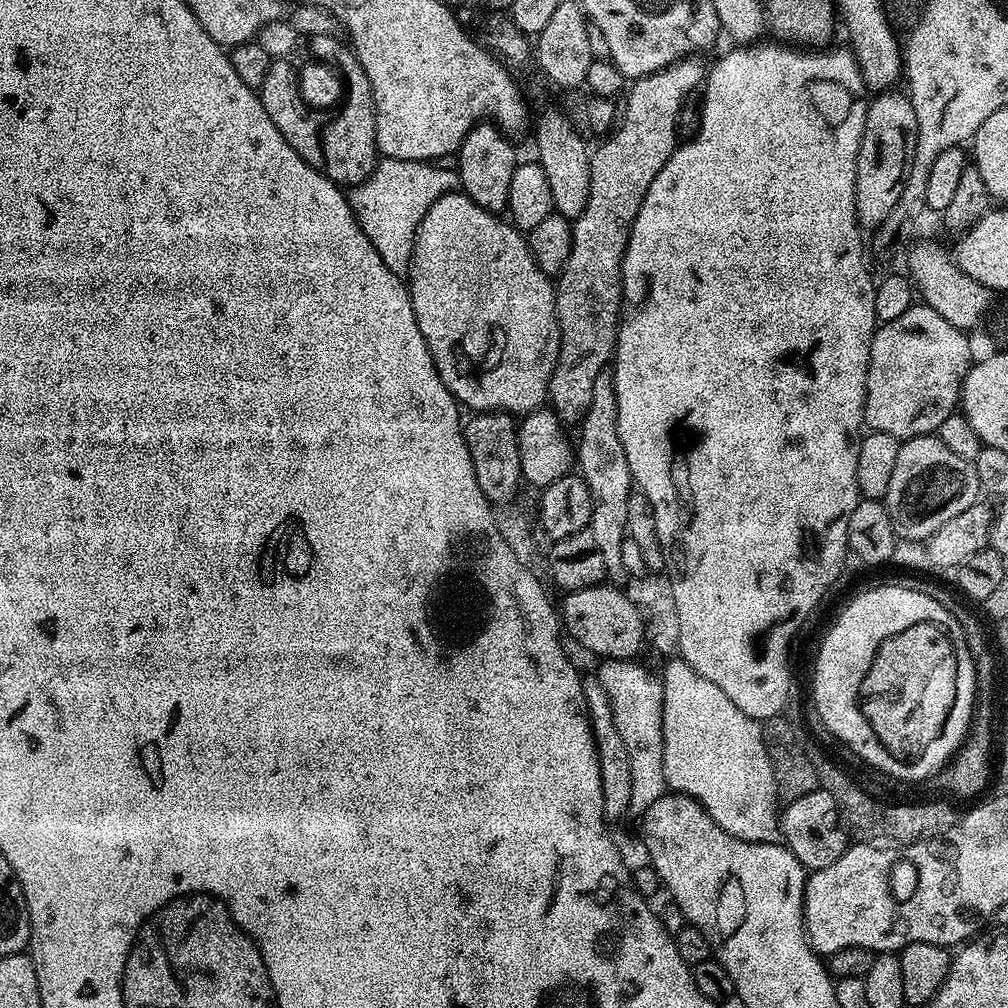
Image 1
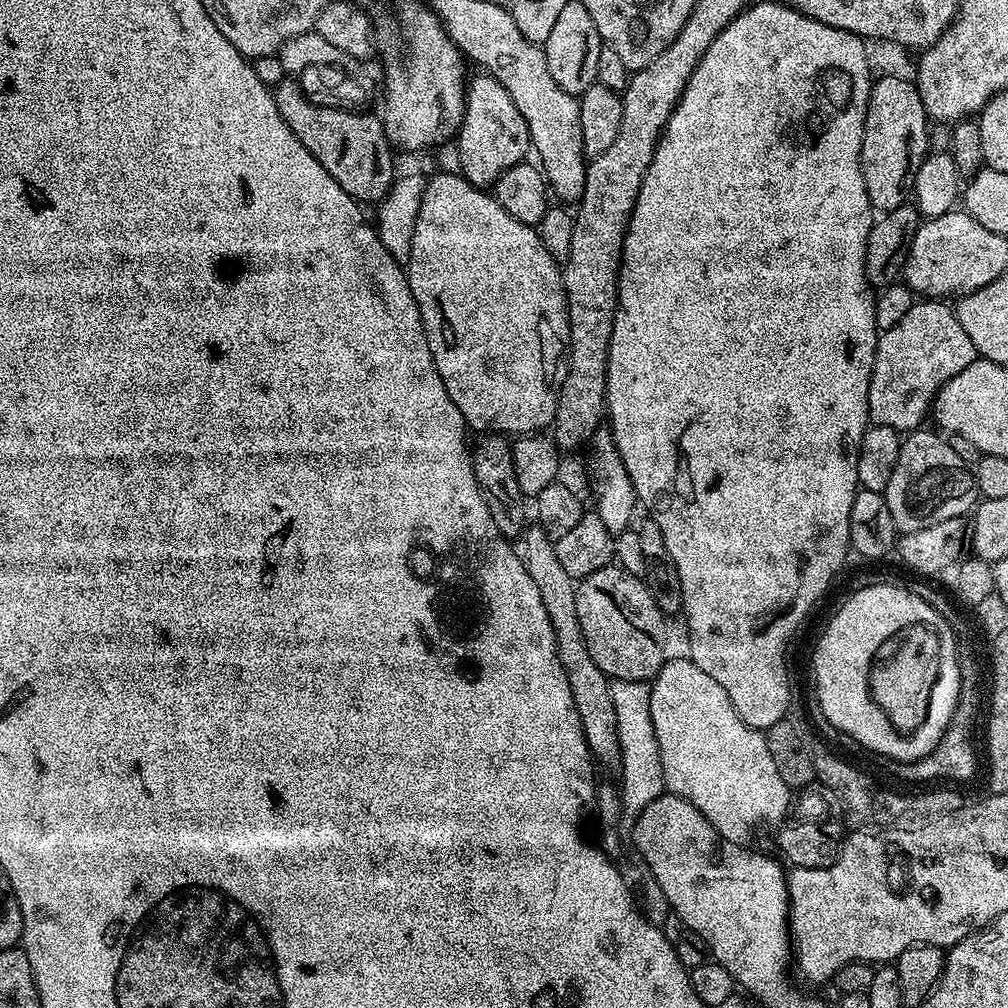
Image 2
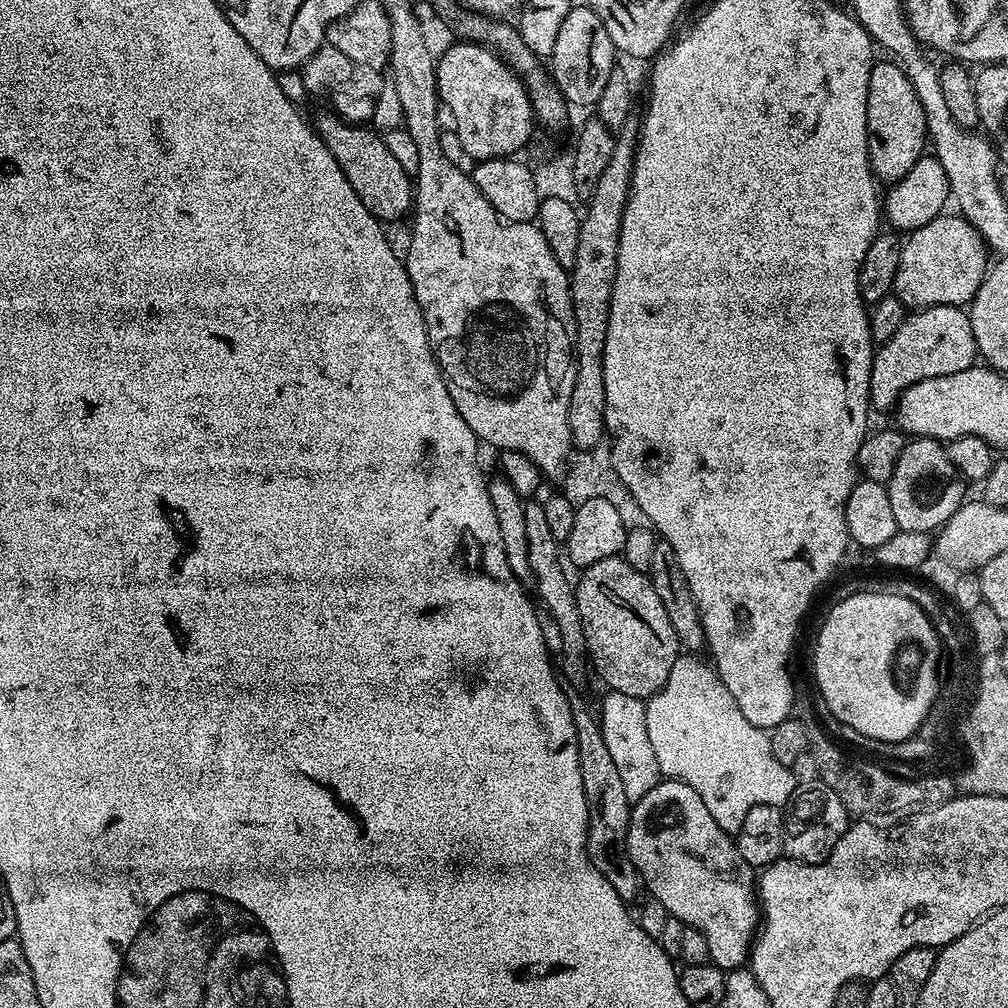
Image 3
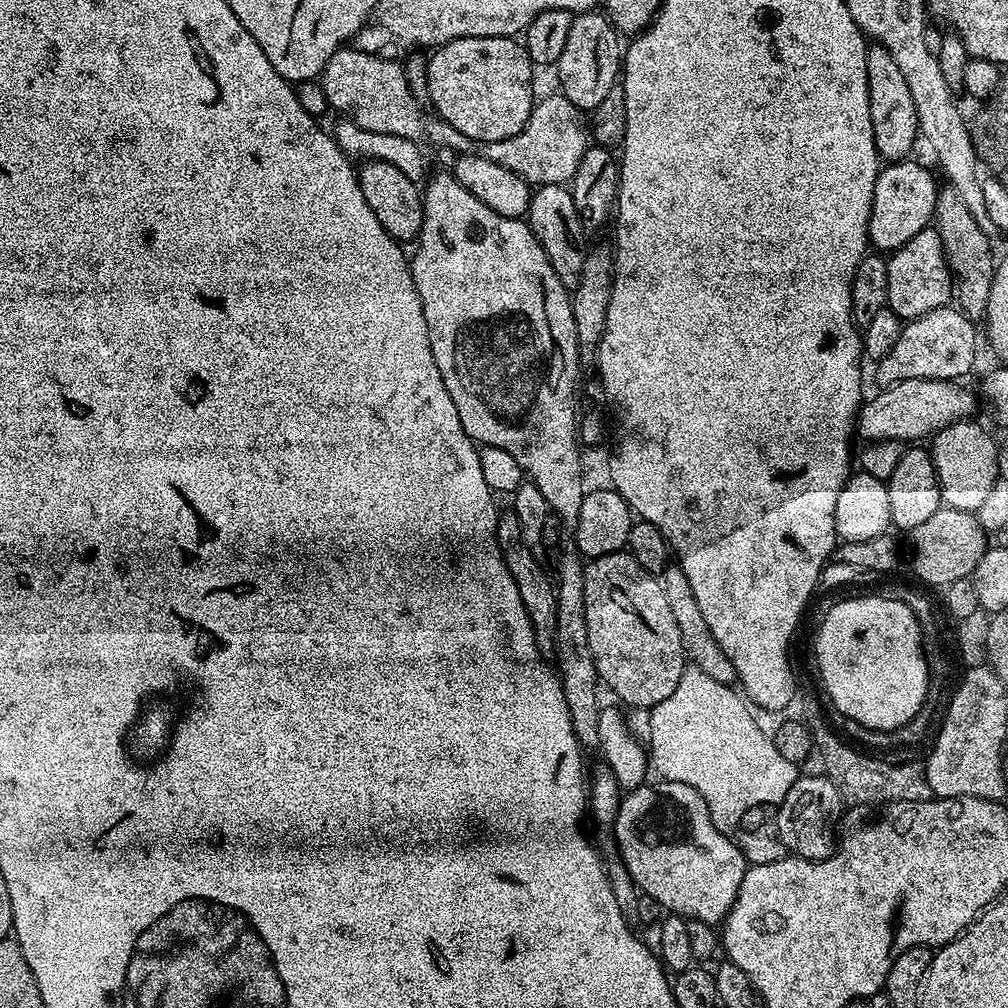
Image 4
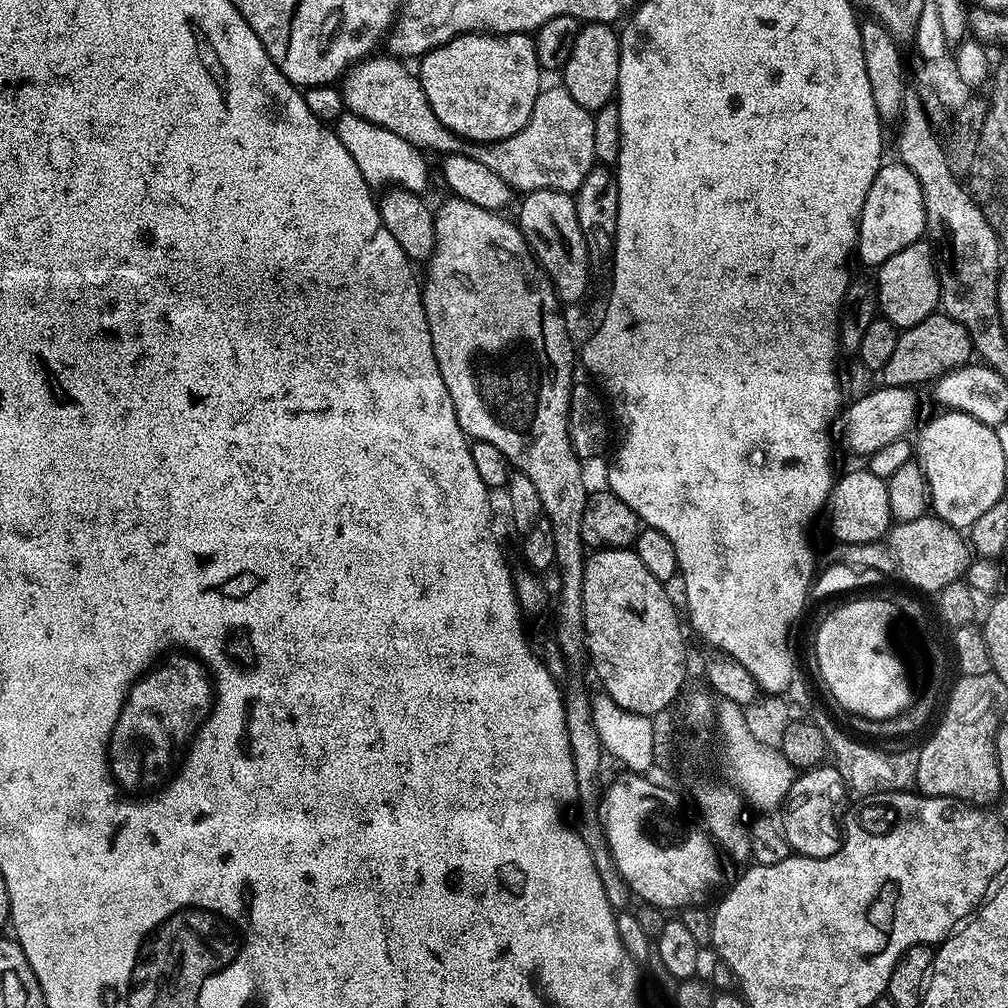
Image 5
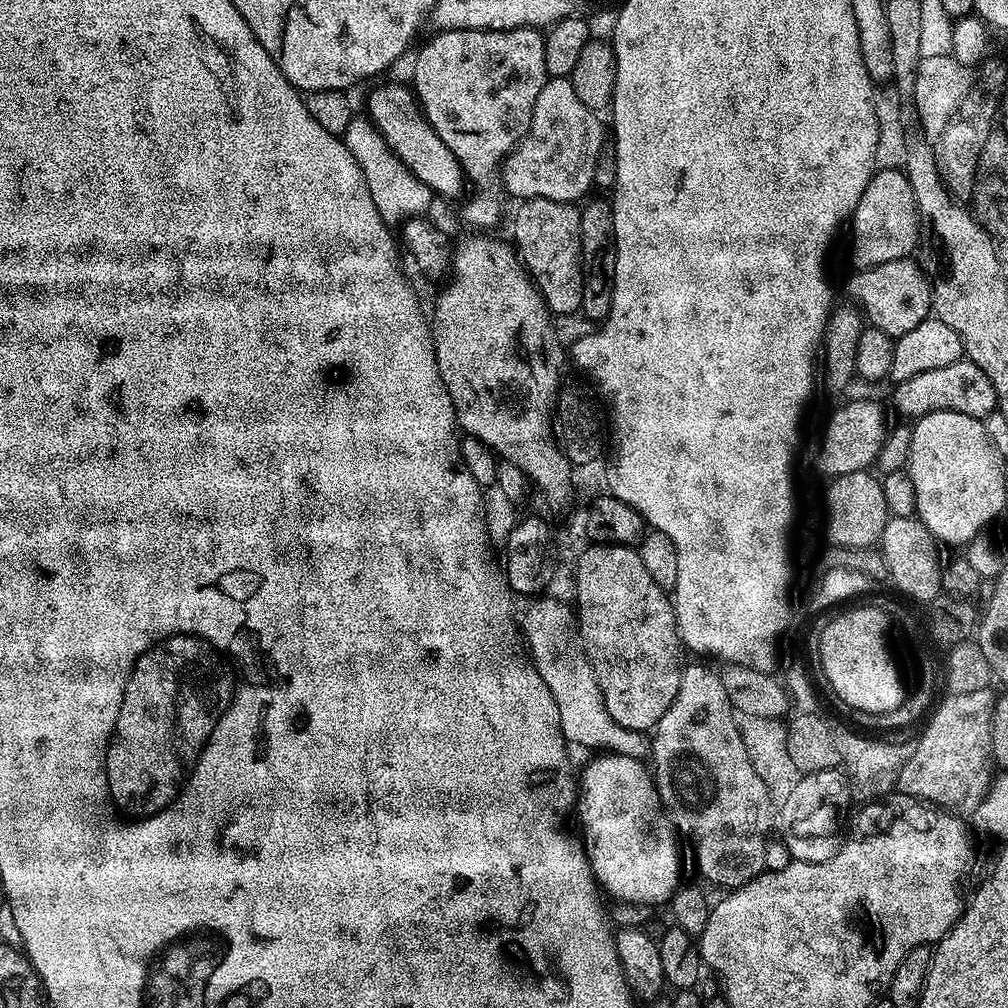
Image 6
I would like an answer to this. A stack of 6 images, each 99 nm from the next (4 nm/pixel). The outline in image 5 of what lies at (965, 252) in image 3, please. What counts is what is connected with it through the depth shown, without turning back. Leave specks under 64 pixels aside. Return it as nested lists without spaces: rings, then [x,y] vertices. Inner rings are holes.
[[[921,242],[898,250],[894,258],[875,269],[876,302],[878,312],[889,320],[897,330],[913,328],[918,322],[933,315],[940,308],[940,280],[936,277],[936,262],[931,243]]]

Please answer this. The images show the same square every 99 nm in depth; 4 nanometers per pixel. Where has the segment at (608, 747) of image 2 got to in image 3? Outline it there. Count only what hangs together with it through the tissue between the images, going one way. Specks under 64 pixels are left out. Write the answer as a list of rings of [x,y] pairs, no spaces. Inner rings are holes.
[[[532,498],[525,503],[524,506],[525,522],[526,522],[526,543],[527,549],[529,550],[530,558],[530,568],[533,571],[534,592],[538,597],[540,595],[540,600],[544,603],[544,608],[546,611],[552,615],[552,620],[556,623],[556,632],[560,635],[560,648],[564,651],[564,672],[563,675],[570,679],[576,680],[584,672],[584,664],[586,668],[585,660],[585,646],[584,646],[584,631],[582,630],[582,618],[578,614],[578,602],[576,601],[576,589],[574,587],[573,581],[570,579],[568,581],[568,576],[564,573],[565,565],[562,563],[562,552],[558,549],[558,541],[554,538],[554,533],[550,530],[549,524],[546,523],[546,510],[544,509],[543,503],[539,499]]]

